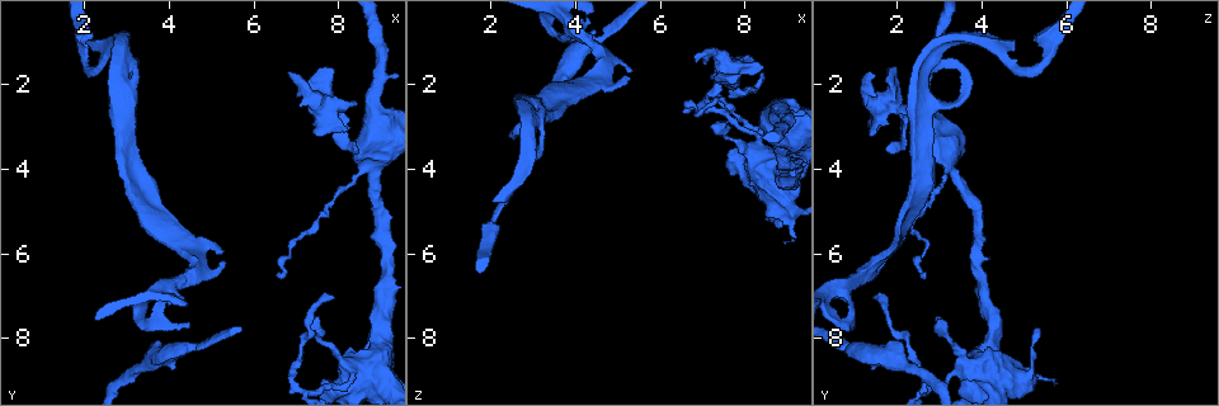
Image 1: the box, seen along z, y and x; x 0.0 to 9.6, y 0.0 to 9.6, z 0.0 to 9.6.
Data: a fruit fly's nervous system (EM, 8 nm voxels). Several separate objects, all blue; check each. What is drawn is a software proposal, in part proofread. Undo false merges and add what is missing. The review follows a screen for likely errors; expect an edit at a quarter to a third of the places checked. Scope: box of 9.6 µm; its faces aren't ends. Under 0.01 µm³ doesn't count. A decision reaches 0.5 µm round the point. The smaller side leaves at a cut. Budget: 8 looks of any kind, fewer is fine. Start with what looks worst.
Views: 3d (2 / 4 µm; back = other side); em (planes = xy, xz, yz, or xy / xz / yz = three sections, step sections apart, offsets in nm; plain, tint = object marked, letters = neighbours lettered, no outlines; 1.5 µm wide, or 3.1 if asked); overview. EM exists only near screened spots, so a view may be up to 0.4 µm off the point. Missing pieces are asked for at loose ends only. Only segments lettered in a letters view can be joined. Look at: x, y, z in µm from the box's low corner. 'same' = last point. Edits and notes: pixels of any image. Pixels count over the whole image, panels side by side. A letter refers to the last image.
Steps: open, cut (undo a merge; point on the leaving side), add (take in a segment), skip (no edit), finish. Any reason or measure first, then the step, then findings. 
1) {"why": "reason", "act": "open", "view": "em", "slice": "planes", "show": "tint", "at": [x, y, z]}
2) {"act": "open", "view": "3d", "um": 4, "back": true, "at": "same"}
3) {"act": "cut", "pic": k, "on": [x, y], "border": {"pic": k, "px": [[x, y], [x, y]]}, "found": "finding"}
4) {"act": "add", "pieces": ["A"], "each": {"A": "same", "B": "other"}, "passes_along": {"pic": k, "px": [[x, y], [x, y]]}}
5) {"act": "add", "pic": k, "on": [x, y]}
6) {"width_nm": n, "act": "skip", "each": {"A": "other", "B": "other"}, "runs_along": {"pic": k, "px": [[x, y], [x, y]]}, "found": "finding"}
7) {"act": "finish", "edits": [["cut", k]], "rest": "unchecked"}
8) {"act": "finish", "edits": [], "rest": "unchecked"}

{"why": "an open end", "act": "open", "view": "em", "slice": "xz", "step": 8, "show": "tint", "at": [8.40, 2.45, 1.60]}

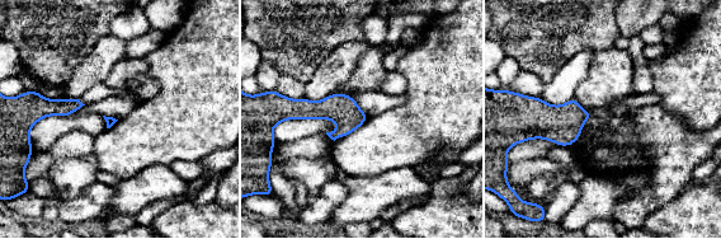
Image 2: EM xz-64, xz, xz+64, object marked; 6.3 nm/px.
{"act": "open", "view": "em", "slice": "planes", "show": "letters", "at": "same"}

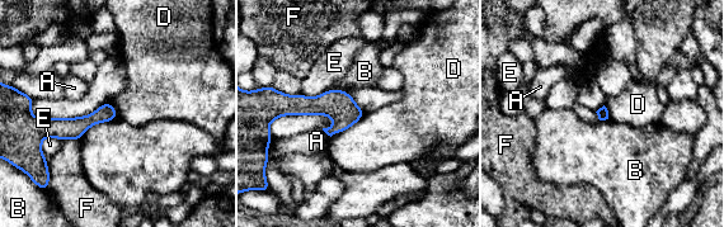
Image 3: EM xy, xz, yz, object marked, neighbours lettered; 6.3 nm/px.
{"longest_contact_nm": ["B", 280], "act": "skip", "each": {"A": "other", "B": "other", "D": "other", "E": "other", "F": "other"}, "found": "none of them fits"}

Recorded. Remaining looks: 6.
{"act": "open", "view": "3d", "um": 4, "at": [7.55, 7.50, 2.90]}

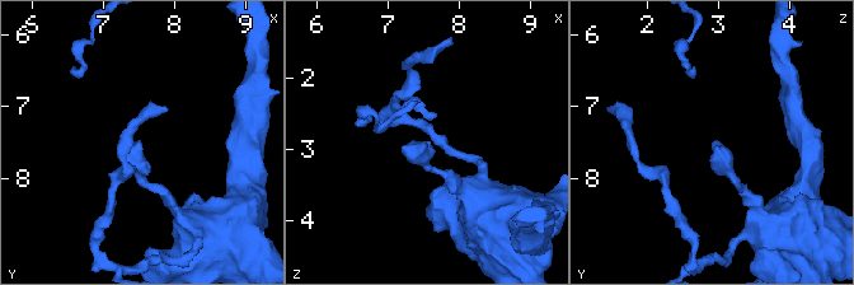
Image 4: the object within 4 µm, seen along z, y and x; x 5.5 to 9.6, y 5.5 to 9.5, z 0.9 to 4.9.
{"why": "shape alone is not enough", "act": "open", "view": "em", "slice": "planes", "show": "letters", "at": [7.50, 7.55, 2.95]}

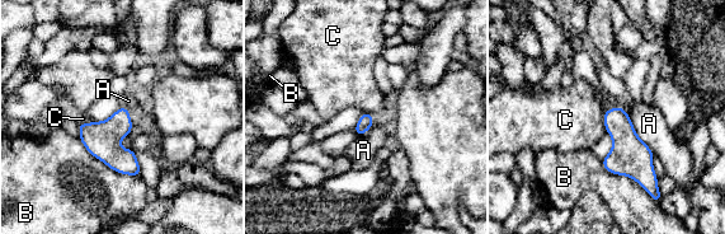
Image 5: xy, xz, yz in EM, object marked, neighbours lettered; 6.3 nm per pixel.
{"longest_contact_nm": ["B", 460], "act": "skip", "each": {"A": "other", "B": "other", "C": "other"}, "found": "none of them fits"}

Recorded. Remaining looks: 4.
{"why": "arms run side by side", "act": "open", "view": "em", "slice": "yz", "step": 4, "show": "tint", "at": [3.20, 4.05, 2.65]}

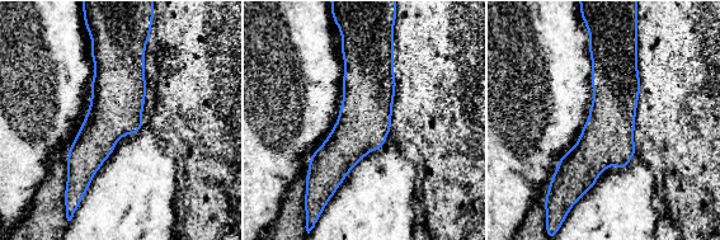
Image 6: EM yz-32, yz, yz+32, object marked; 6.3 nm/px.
{"act": "open", "view": "em", "slice": "planes", "show": "letters", "at": "same"}

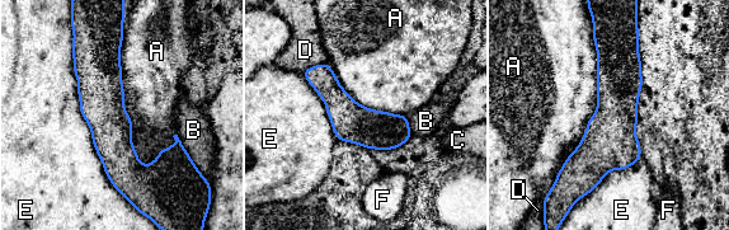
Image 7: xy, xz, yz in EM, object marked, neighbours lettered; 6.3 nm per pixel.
{"act": "skip", "each": {"A": "other", "B": "other", "C": "other", "D": "other", "E": "other", "F": "other"}, "border": {"pic": 7, "px": [[122, 27], [123, 108], [147, 165]]}, "found": "continuous, no second neuron"}

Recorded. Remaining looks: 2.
{"act": "finish", "edits": [], "rest": "unchecked"}

